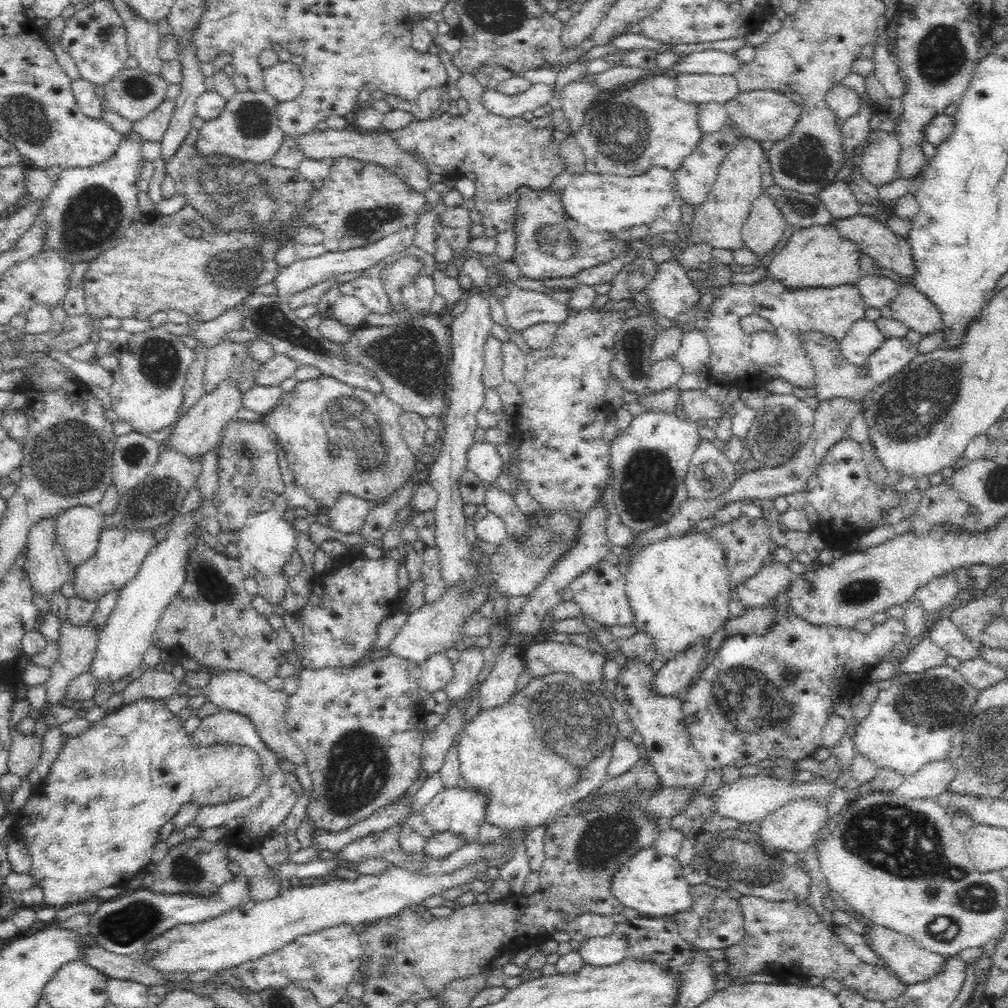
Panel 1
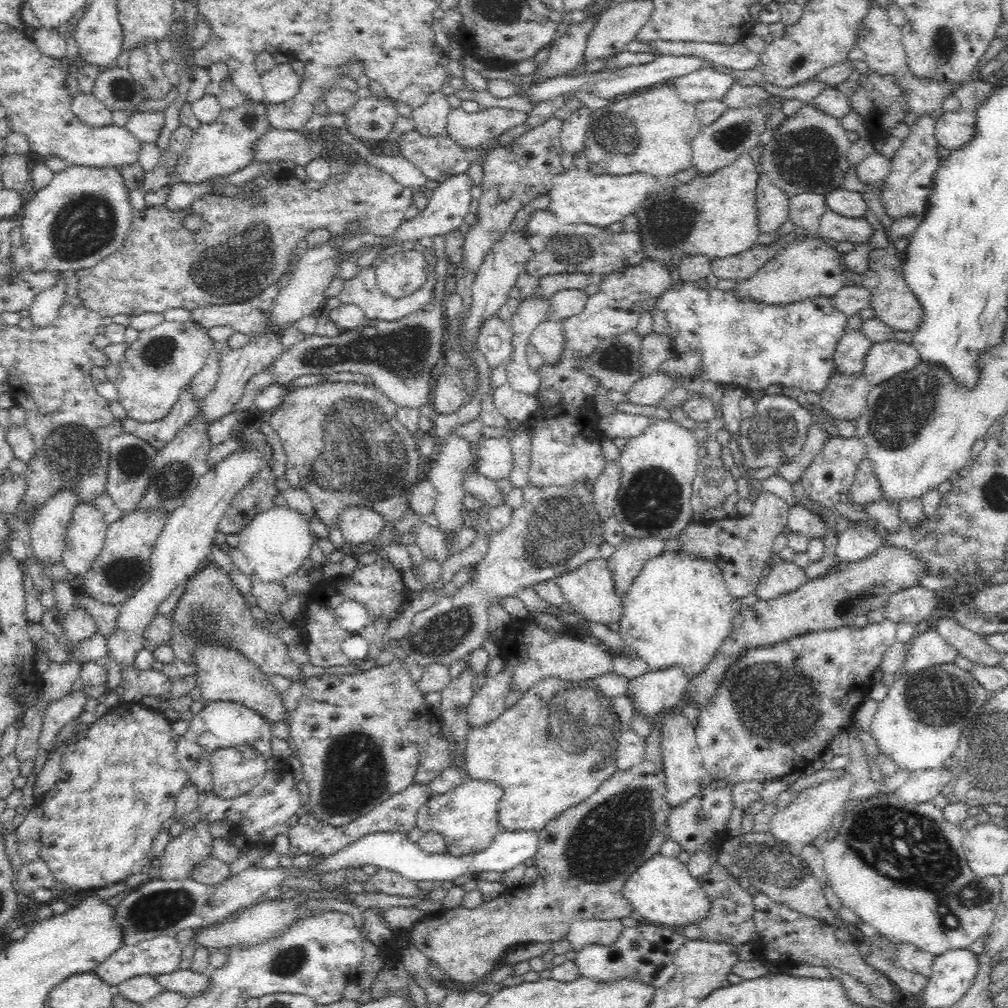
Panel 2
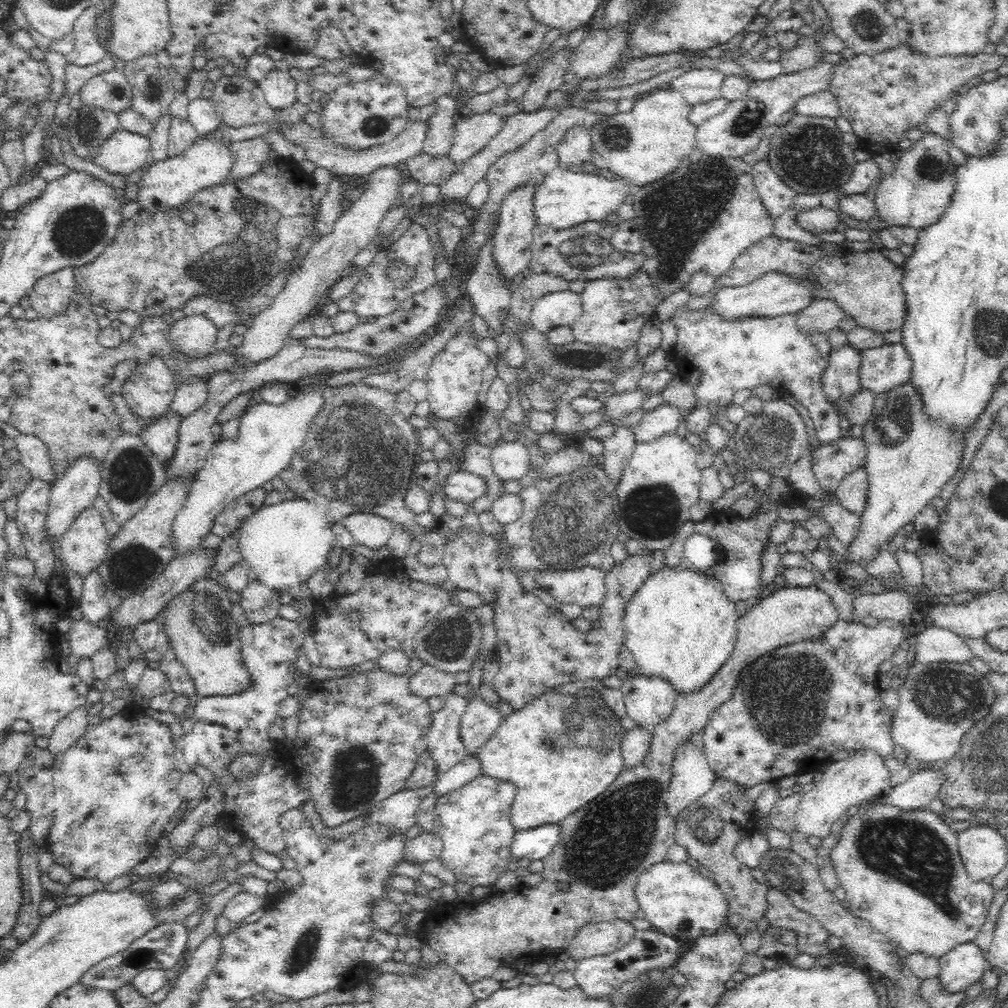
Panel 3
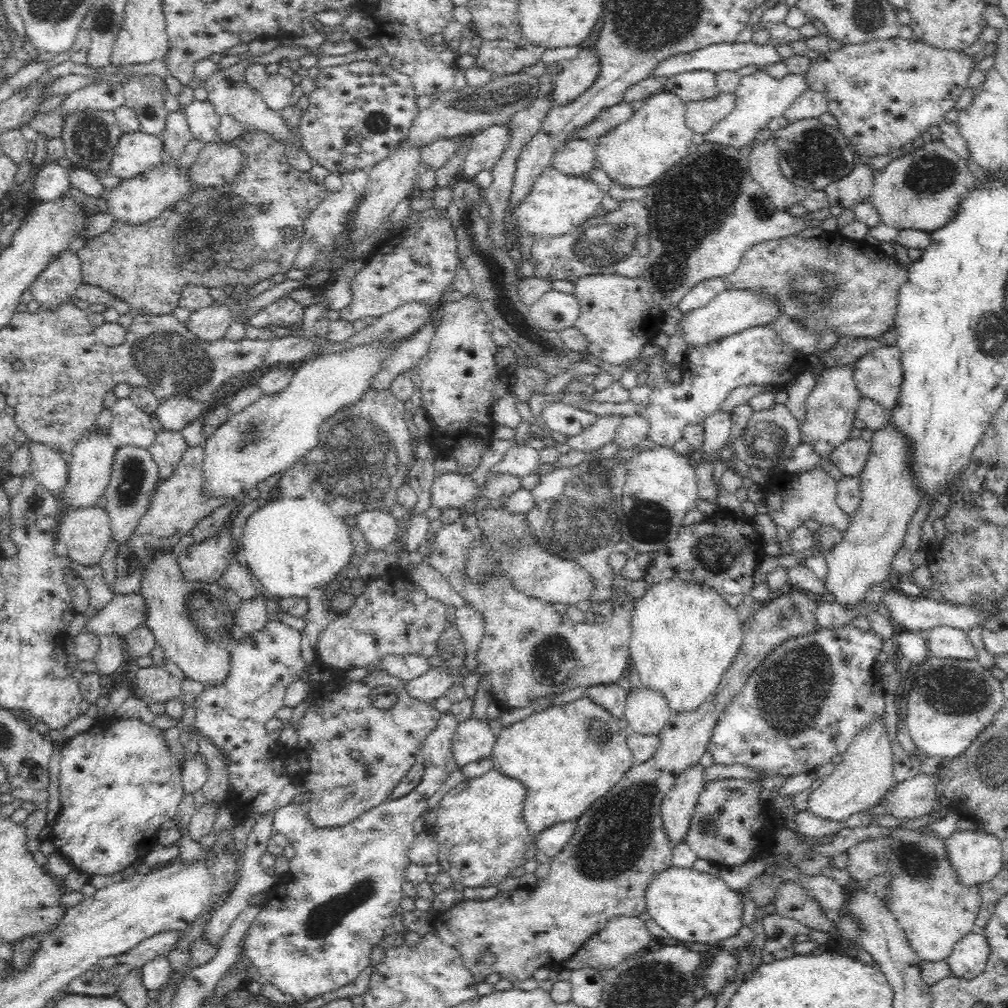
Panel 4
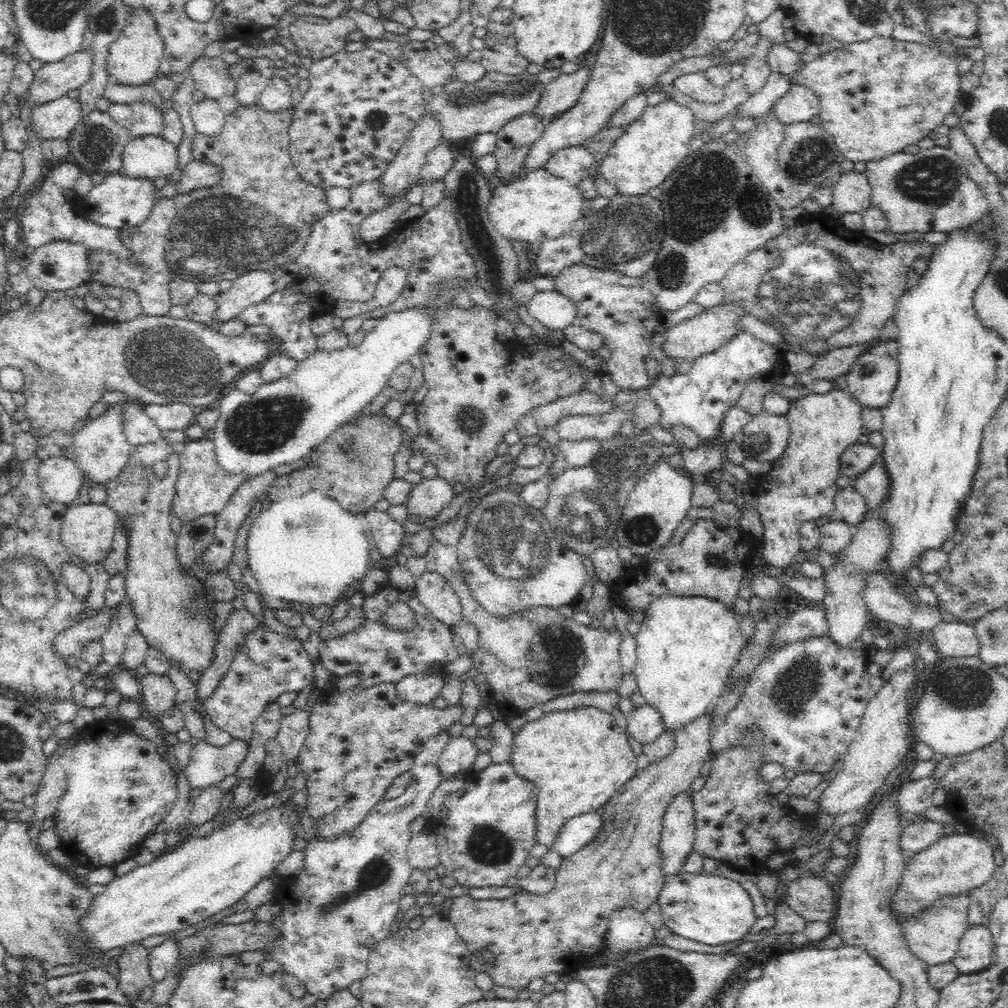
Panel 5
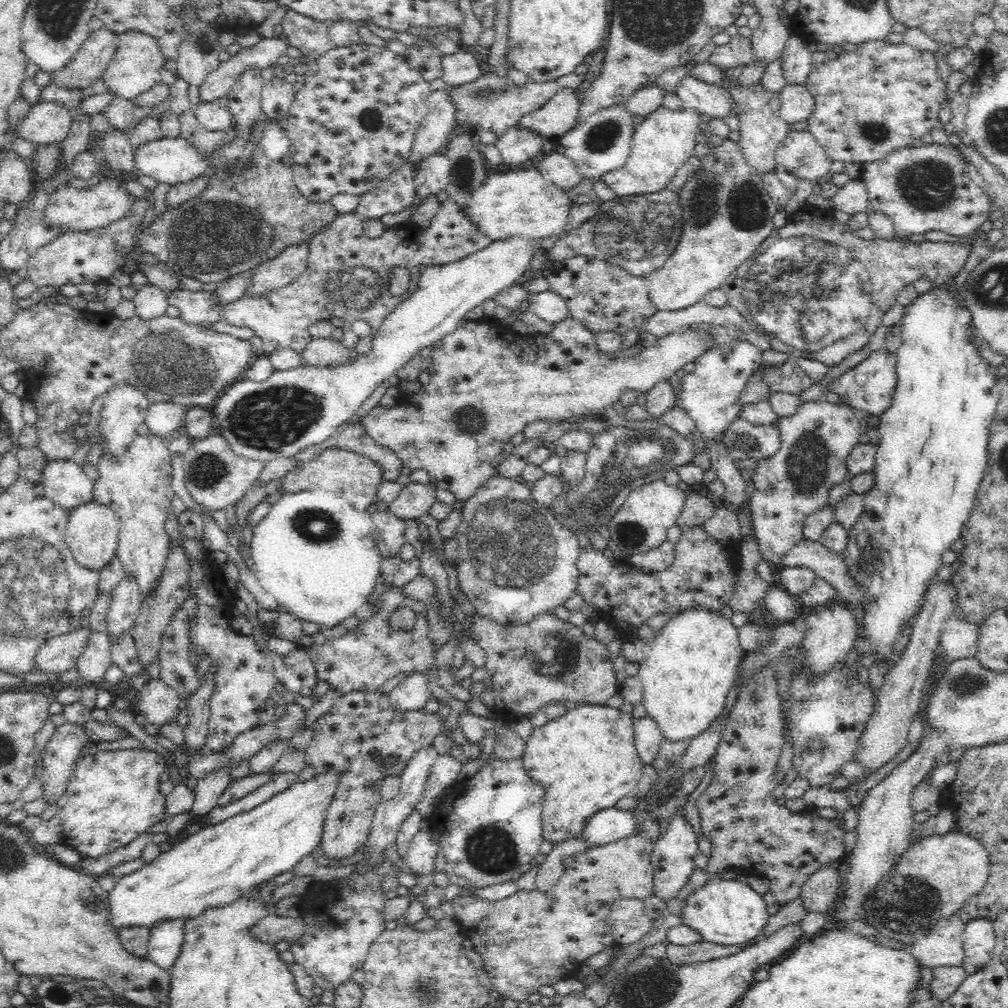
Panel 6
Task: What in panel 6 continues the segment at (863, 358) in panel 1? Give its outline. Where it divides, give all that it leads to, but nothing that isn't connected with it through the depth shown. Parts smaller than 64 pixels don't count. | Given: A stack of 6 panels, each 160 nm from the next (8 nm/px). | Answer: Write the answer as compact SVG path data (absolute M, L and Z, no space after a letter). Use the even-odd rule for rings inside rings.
M824 398L802 402L793 415L776 421L781 448L773 456L757 461L758 466L752 475L752 483L756 490L748 502L752 516L751 524L754 527L753 536L758 541L763 560L770 563L774 570L783 567L782 556L802 540L806 518L828 506L830 490L838 482L850 478L846 460L851 450L859 444L860 435L865 429L855 409L842 402L830 403Z

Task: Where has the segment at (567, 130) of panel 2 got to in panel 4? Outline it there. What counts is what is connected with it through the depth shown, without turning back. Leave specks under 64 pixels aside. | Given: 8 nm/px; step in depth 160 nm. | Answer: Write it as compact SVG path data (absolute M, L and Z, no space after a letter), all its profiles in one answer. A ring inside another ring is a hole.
M572 139L553 154L551 166L565 175L578 175L594 168L595 145L587 140Z

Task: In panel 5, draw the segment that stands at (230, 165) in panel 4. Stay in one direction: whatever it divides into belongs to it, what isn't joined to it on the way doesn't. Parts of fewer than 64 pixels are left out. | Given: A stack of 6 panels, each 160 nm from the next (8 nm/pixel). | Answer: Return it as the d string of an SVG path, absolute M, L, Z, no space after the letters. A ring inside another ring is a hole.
M191 160L181 172L181 179L177 182L177 193L186 194L190 190L204 189L206 186L214 186L220 182L220 169L208 161Z

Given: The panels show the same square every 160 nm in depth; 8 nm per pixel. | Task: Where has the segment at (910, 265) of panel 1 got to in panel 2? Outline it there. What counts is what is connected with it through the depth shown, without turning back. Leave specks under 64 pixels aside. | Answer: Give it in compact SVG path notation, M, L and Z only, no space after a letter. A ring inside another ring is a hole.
M827 208L820 218L819 237L821 239L832 239L838 243L848 241L853 244L866 244L873 234L874 230L865 217L846 218Z

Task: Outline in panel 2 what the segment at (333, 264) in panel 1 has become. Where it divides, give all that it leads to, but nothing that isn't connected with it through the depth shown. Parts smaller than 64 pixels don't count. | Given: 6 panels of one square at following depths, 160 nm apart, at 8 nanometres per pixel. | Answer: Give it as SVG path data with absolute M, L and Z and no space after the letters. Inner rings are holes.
M466 173L452 176L441 182L437 189L428 192L429 200L424 210L414 218L402 221L399 228L391 236L392 242L404 243L409 241L420 241L423 238L441 236L453 232L455 229L463 229L464 217L469 213L471 201L470 187L474 183Z

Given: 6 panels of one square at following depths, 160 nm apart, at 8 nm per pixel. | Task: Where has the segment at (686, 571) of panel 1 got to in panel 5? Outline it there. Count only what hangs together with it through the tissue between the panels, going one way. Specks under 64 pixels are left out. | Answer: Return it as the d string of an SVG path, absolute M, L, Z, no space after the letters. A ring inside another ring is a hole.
M702 595L666 596L664 598L658 598L652 601L648 610L646 610L645 619L640 623L639 632L634 636L635 641L637 642L637 658L633 673L637 680L638 691L644 697L645 704L654 708L654 710L657 710L657 712L662 716L665 732L673 734L676 729L692 722L692 720L696 720L696 718L700 718L702 714L708 713L711 702L721 695L723 688L729 680L729 672L738 660L742 647L745 645L739 621L734 617L734 615L735 612L729 607L724 606L721 602L718 602L718 599L706 598Z

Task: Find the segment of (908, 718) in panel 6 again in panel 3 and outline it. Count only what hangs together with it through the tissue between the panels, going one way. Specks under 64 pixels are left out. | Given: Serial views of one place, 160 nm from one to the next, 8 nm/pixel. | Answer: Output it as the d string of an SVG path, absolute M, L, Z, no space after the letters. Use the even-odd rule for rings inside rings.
M870 749L850 751L847 758L831 761L824 770L822 778L811 790L801 793L800 803L793 815L798 832L807 837L828 836L833 822L845 816L851 806L862 806L865 802L875 802L890 788L890 771L884 763L884 758Z

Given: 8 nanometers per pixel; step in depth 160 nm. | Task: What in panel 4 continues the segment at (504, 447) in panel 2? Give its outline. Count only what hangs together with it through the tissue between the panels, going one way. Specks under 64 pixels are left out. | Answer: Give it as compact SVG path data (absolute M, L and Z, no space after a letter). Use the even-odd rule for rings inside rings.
M514 445L496 465L492 466L492 472L506 473L521 479L535 473L539 466L539 451L530 446Z

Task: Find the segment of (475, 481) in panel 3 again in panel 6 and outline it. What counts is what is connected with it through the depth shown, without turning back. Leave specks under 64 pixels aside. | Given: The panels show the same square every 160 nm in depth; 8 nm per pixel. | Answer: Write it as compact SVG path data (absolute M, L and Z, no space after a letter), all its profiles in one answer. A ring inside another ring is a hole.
M409 483L404 486L394 502L388 504L388 512L400 519L416 519L429 514L432 505L437 502L436 487L433 484Z

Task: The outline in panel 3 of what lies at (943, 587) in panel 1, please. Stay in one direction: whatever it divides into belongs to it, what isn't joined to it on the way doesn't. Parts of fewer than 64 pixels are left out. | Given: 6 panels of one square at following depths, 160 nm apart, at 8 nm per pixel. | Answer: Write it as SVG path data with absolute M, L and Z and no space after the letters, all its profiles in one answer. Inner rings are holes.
M898 587L889 588L887 592L881 594L865 594L856 595L853 600L853 613L855 614L855 620L852 622L860 623L864 622L868 616L876 617L880 621L883 619L890 619L907 624L913 621L913 615L919 613L919 609L915 609L916 603L912 601L912 598L908 593L899 589Z

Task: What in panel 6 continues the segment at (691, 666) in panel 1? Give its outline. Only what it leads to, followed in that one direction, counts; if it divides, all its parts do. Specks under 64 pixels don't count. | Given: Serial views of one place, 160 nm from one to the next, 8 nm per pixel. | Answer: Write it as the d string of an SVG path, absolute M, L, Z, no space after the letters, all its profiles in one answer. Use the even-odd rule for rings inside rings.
M649 716L633 720L634 742L642 764L652 764L654 757L665 740L660 727Z

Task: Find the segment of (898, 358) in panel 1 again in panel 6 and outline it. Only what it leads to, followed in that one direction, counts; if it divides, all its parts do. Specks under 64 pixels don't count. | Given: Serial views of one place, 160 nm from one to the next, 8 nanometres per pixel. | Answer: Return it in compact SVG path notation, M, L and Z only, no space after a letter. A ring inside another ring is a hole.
M898 323L888 328L885 342L880 349L872 351L861 363L835 378L828 384L827 391L838 394L840 402L851 406L853 409L862 409L870 415L879 417L885 410L888 410L892 406L893 394L897 385L897 350L903 343L901 340L901 323Z

